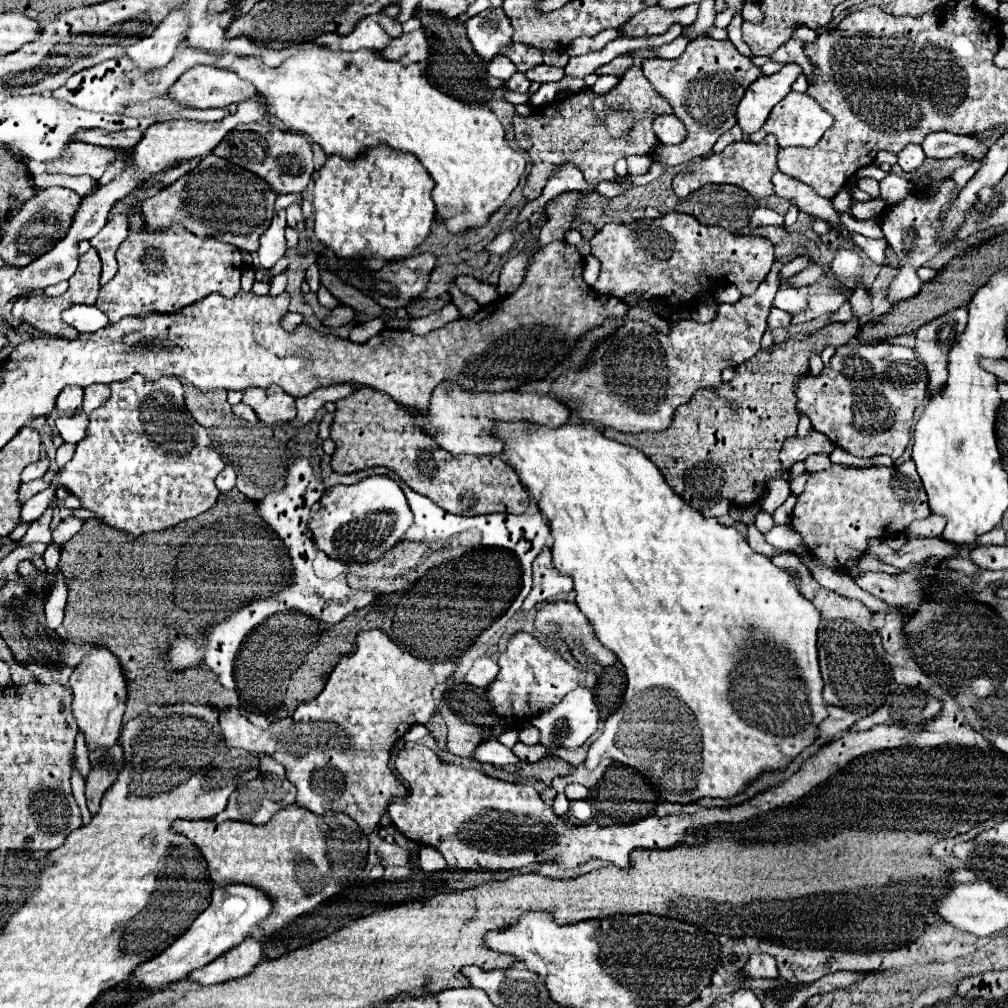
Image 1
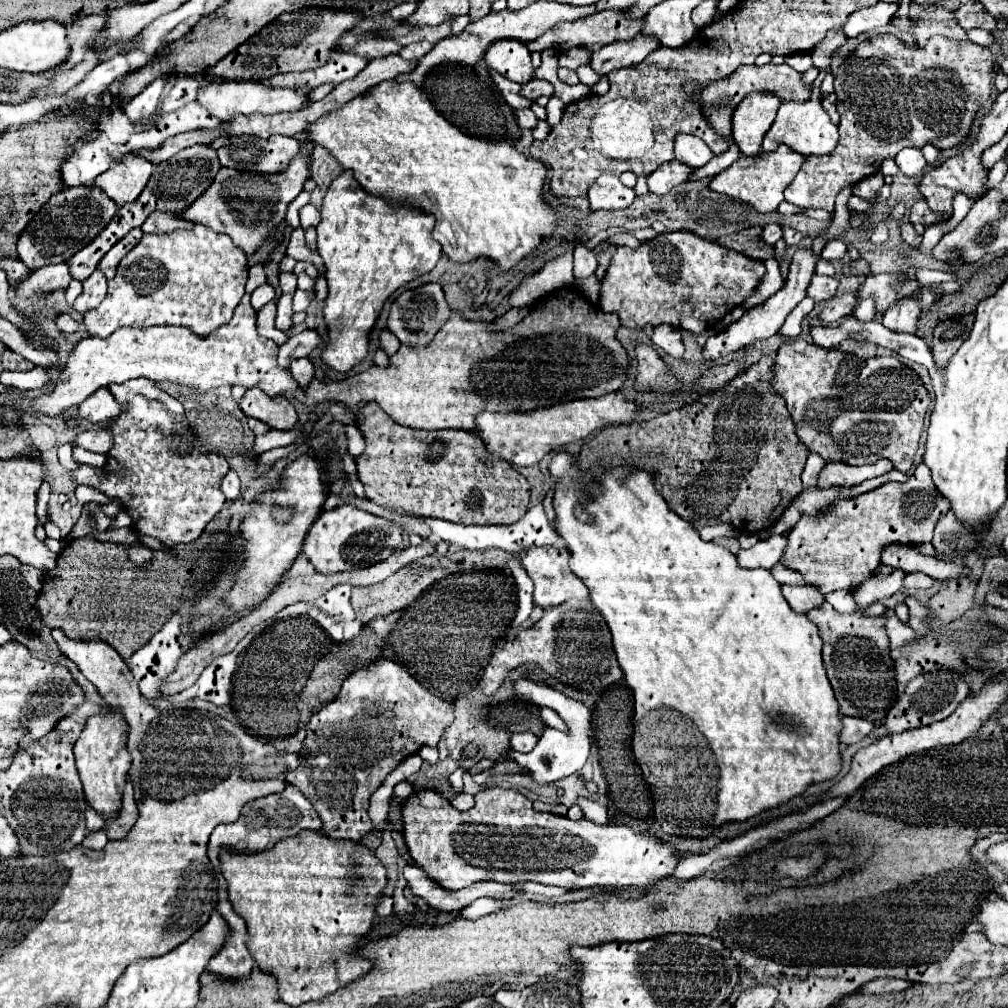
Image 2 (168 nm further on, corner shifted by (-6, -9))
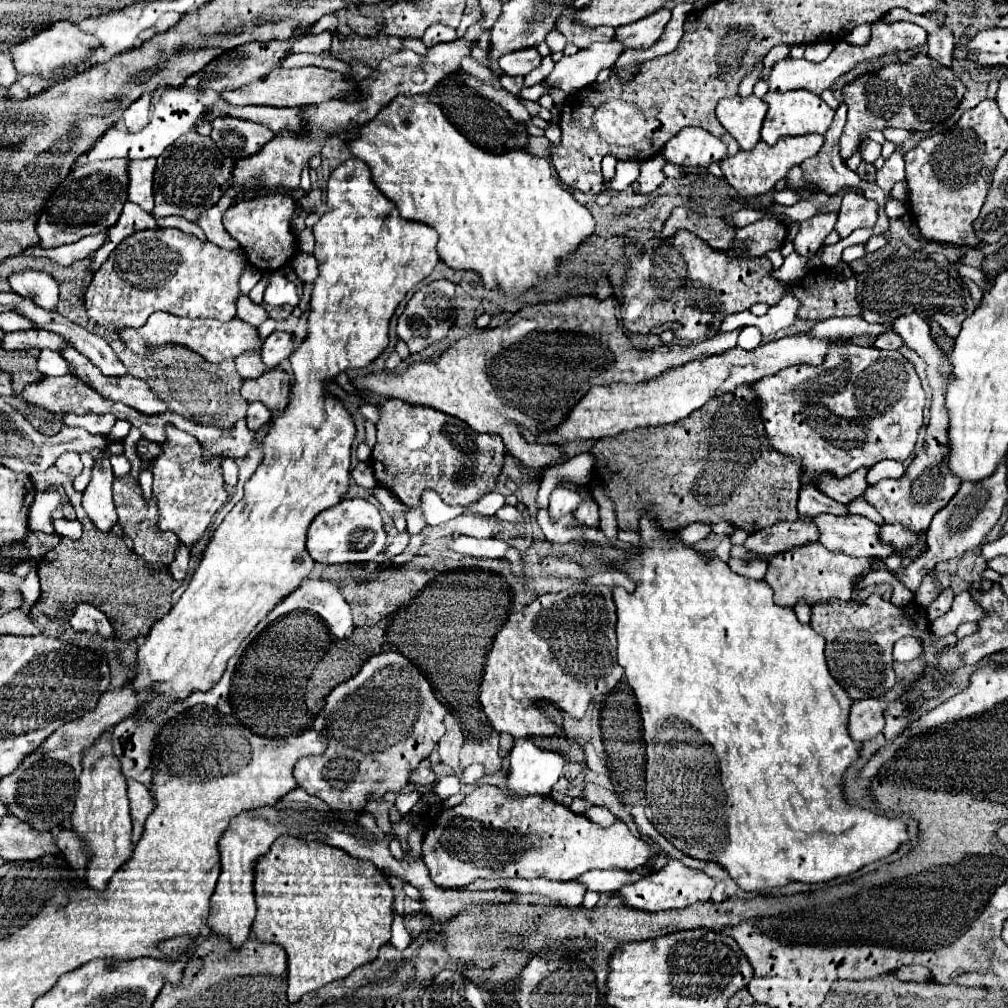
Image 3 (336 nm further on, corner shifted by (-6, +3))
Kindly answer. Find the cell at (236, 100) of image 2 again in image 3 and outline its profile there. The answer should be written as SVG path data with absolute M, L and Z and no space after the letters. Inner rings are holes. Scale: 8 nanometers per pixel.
M308 65L302 69L284 69L278 67L270 75L250 85L238 89L226 89L220 97L232 105L270 105L270 107L302 107L310 103L322 103L326 99L334 99L334 95L350 95L354 99L354 83L346 87L346 83L338 83L342 79L340 73L316 65Z

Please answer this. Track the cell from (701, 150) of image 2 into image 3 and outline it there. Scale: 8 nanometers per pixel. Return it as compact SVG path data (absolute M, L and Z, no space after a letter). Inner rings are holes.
M684 127L666 143L662 155L676 165L706 167L710 163L720 163L720 159L726 157L726 145L702 127Z

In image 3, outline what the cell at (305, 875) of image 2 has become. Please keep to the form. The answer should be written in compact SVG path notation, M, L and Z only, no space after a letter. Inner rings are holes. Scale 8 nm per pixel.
M292 835L278 837L270 851L254 863L254 895L258 915L252 935L260 943L276 943L288 953L288 1001L296 1003L302 995L348 977L356 967L378 957L382 945L390 941L394 889L388 877L372 863L354 859L324 841L304 841Z

